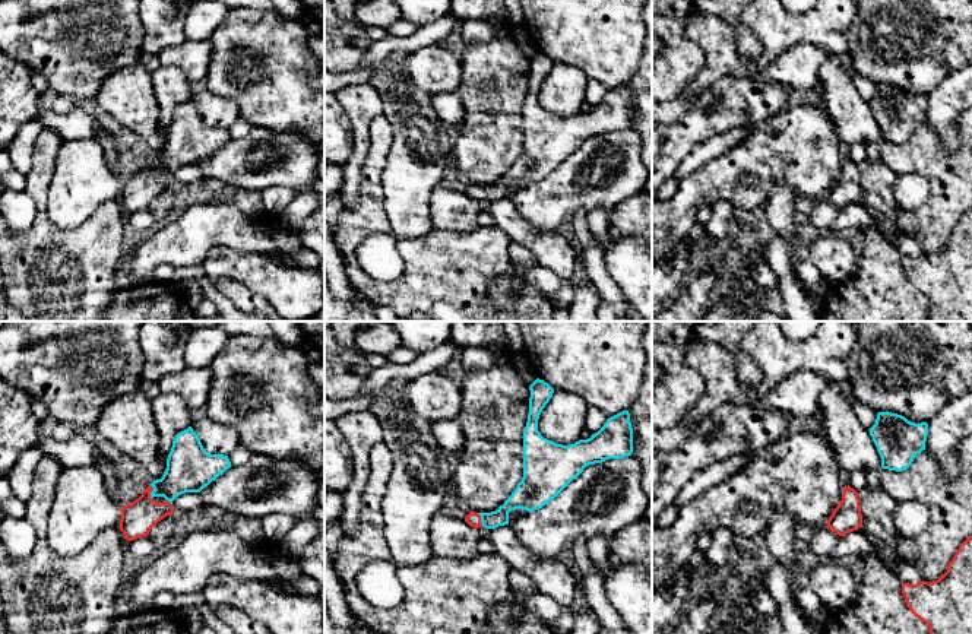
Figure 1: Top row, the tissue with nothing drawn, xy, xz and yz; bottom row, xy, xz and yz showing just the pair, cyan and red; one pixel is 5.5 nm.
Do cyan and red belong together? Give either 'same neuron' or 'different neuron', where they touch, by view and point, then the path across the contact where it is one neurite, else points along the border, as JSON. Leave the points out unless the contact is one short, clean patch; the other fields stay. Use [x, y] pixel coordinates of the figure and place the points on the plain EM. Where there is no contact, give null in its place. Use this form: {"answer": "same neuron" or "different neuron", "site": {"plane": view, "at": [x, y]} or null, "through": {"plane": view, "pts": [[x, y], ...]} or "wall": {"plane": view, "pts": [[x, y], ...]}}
{"answer": "same neuron", "site": {"plane": "xz", "at": [481, 193]}, "through": {"plane": "xz", "pts": [[521, 171], [496, 192], [481, 193], [472, 192]]}}

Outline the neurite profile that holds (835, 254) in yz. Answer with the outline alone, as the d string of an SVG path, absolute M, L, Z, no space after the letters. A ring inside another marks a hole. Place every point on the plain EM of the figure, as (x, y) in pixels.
M821 231L808 248L808 259L835 285L857 267L857 240L851 234Z

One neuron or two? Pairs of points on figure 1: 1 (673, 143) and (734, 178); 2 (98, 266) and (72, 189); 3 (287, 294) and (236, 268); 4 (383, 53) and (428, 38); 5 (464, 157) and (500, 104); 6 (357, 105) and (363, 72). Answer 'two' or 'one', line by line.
1: two
2: two
3: one
4: one
5: one
6: two

